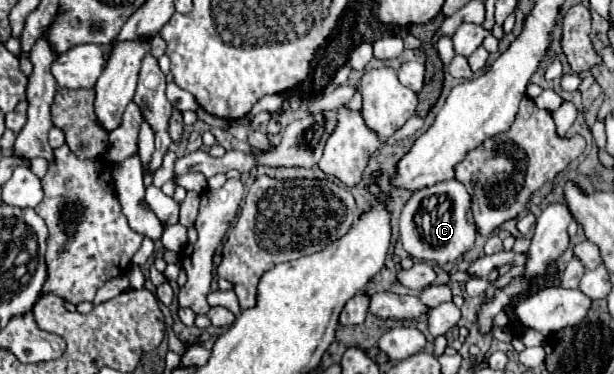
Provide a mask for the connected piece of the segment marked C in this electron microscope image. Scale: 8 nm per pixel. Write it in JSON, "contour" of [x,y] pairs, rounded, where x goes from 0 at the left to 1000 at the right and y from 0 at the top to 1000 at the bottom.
{"contour":[[[743,479],[678,511],[651,570],[651,644],[658,666],[678,693],[707,698],[713,709],[743,698],[749,682],[769,666],[775,639],[775,602],[765,548],[765,516]]]}

